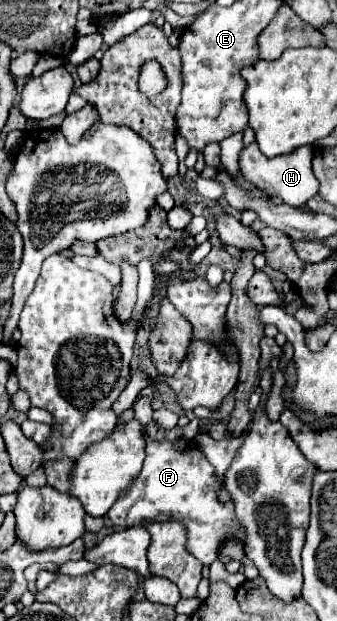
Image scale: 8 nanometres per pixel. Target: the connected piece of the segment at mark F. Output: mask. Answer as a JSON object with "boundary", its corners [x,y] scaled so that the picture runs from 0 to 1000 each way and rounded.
{"boundary":[[[409,636],[386,659],[398,662],[398,675],[421,684],[433,707],[433,742],[409,771],[392,778],[392,787],[320,823],[320,836],[332,839],[332,845],[368,852],[451,839],[528,839],[552,849],[558,890],[599,903],[599,910],[629,910],[671,868],[706,874],[724,874],[730,868],[730,852],[712,845],[694,826],[694,810],[653,810],[647,797],[659,781],[635,752],[582,713],[558,713],[564,707],[463,710],[433,700],[433,684],[451,678],[457,662],[439,639]]]}

